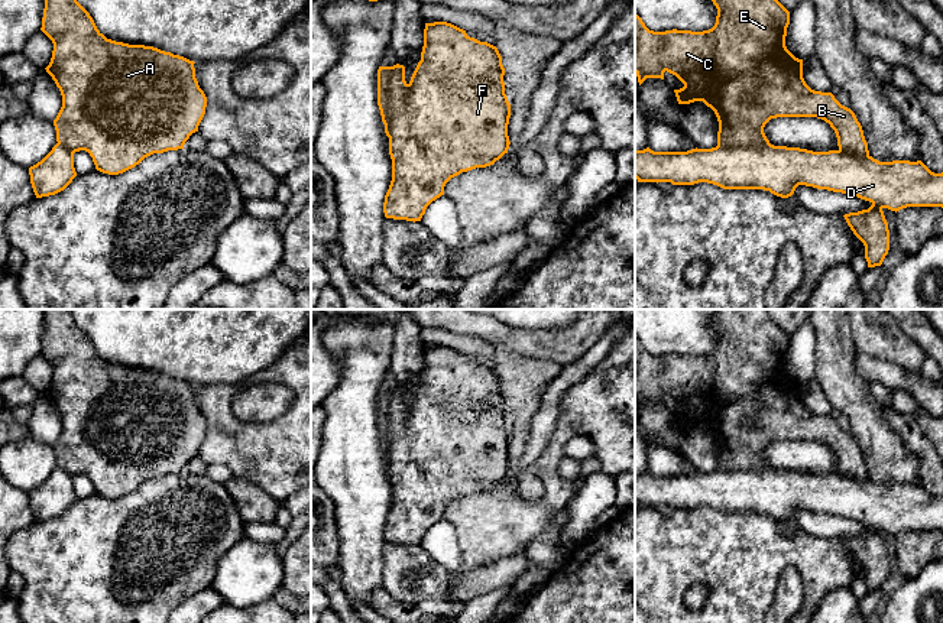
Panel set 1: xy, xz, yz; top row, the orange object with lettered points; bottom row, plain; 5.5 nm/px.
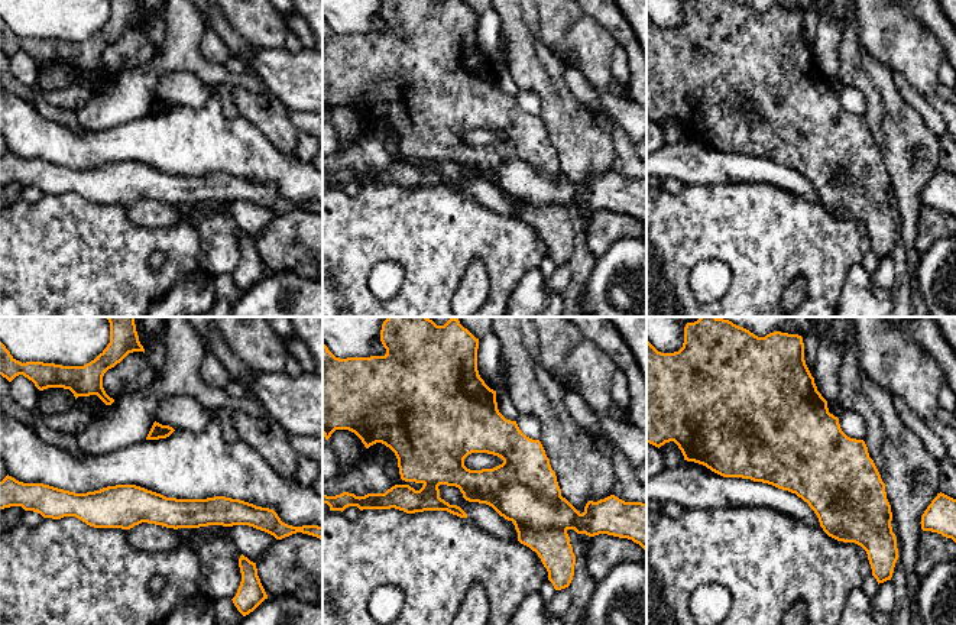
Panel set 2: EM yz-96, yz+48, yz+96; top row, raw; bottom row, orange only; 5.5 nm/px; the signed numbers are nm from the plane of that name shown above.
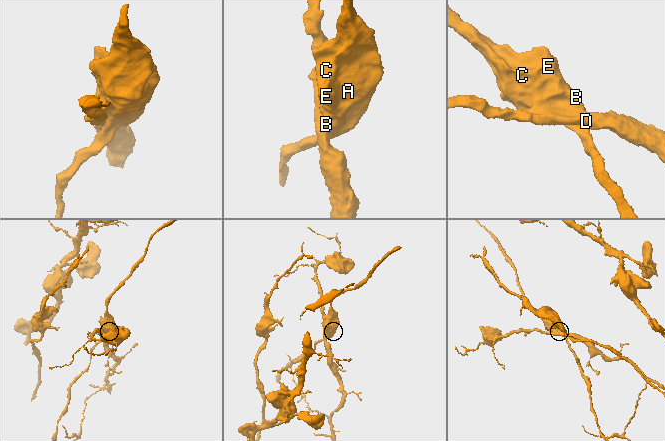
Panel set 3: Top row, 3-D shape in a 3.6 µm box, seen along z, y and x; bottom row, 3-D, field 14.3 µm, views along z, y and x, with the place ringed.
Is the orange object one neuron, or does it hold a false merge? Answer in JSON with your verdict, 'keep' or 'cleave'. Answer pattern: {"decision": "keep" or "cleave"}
{"decision": "cleave"}

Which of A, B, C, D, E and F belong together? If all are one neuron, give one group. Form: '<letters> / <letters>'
A B C E F / D

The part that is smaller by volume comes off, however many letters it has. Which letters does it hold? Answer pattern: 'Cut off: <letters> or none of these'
Cut off: A, B, C, E, F

